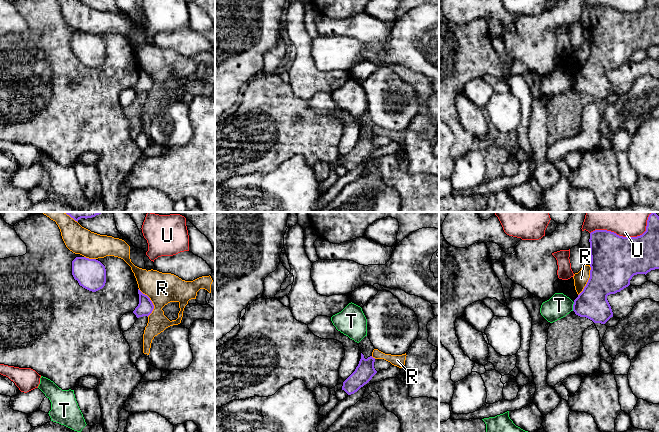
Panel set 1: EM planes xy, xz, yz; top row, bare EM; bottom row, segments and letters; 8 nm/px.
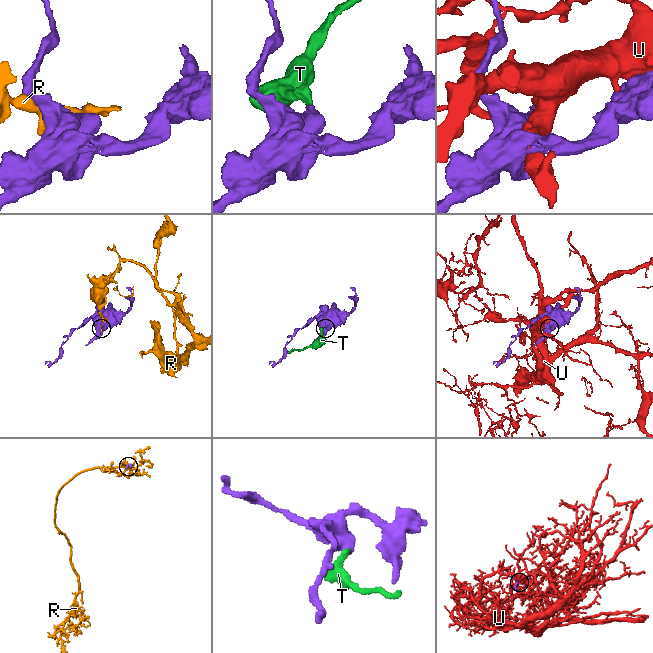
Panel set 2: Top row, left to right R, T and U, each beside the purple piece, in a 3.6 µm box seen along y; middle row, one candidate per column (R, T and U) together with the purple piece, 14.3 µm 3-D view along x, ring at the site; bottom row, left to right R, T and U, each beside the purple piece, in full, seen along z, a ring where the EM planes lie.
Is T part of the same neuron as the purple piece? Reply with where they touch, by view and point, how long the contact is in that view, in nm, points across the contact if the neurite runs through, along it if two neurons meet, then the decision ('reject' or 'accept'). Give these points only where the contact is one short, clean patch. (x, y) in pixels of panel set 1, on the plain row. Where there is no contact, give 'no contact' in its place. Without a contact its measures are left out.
contact yz (573, 82); length 70 nm; border yz (574, 78), (572, 86); reject

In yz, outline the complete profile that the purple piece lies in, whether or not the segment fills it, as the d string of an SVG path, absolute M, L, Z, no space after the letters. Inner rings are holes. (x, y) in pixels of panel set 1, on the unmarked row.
M647 0L646 7L637 13L595 6L589 18L590 54L574 76L573 87L605 100L613 93L607 72L628 63L634 51L659 45L659 0Z

